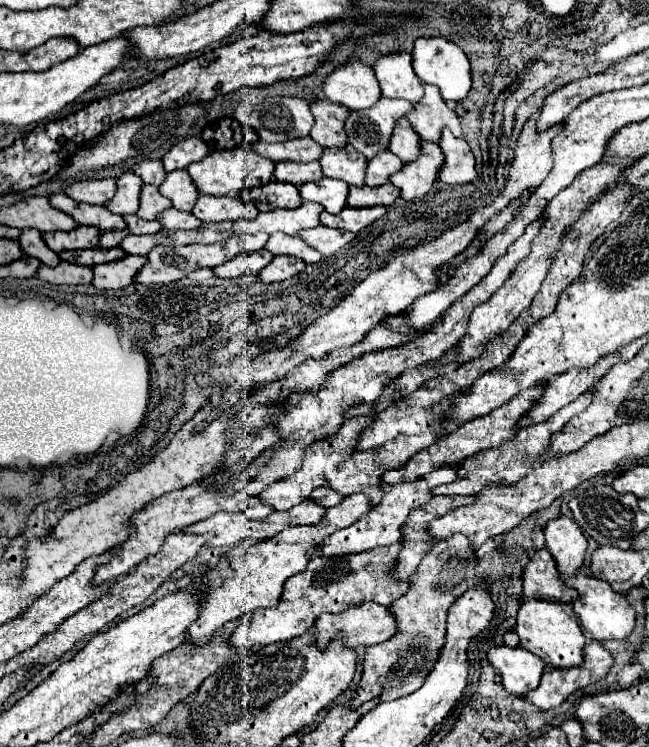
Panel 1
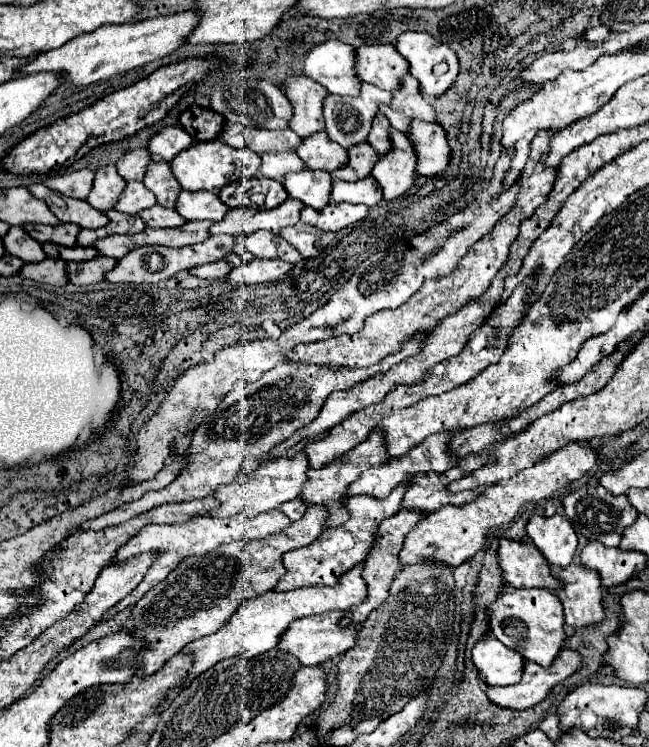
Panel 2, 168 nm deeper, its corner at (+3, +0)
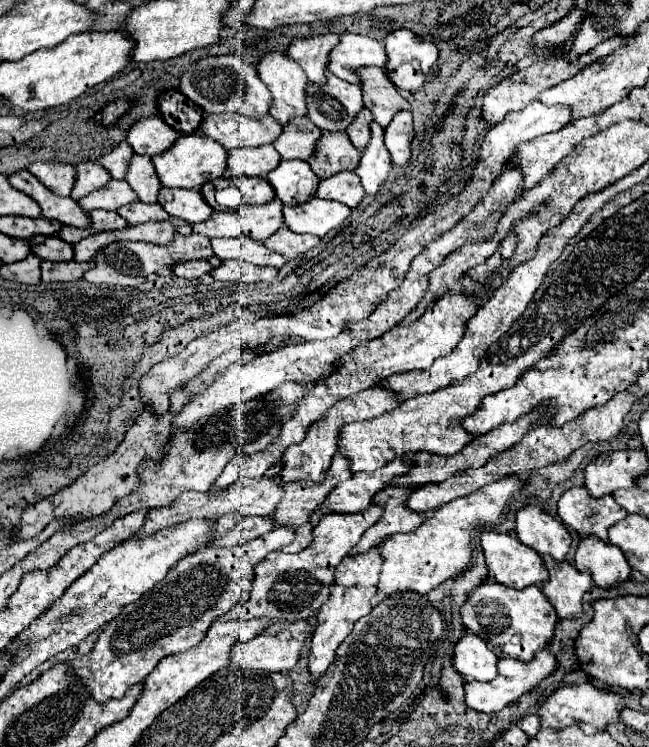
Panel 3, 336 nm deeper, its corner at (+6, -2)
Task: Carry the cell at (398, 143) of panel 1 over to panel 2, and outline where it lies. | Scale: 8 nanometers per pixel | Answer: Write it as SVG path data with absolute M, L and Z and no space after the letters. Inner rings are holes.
M378 112L378 114L374 116L374 126L372 126L366 142L368 142L380 156L386 154L386 152L392 148L392 146L390 146L390 136L388 136L388 132L390 132L388 120L386 120L384 114Z

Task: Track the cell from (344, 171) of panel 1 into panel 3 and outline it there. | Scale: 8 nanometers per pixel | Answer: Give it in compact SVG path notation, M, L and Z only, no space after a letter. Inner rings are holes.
M309 118L291 120L291 124L283 126L283 136L273 144L283 160L309 160L317 154L317 144L321 138L321 130L311 124Z

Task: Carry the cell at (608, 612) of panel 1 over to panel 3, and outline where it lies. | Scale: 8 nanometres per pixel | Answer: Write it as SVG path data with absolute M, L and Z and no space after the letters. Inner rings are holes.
M549 556L543 562L549 570L549 580L543 582L541 590L557 610L557 616L561 620L583 616L583 596L593 586L591 572L581 572L569 562L555 562Z

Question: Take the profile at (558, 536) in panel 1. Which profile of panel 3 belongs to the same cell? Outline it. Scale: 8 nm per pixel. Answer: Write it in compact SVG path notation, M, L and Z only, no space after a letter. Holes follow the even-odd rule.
M525 506L517 512L515 532L523 544L541 556L549 554L555 562L565 560L571 548L571 534L565 524L537 506Z

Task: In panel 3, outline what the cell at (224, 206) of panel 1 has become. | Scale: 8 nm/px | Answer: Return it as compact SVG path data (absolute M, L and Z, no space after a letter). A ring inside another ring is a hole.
M161 188L159 204L167 210L169 216L181 218L189 224L205 222L211 218L213 208L205 202L199 190L179 190L179 188Z

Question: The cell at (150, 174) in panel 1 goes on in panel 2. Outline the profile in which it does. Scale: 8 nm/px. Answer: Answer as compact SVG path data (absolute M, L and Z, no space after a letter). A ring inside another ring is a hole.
M136 148L136 150L126 152L126 156L116 162L116 170L124 180L142 180L148 162L150 162L148 150Z

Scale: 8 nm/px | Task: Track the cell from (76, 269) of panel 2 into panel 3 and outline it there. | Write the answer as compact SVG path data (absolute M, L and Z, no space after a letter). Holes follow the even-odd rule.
M43 262L43 282L71 282L81 280L87 270L95 268L95 262Z

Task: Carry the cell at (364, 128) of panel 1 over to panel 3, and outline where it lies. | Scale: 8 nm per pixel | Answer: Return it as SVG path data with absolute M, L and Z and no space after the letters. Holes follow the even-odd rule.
M327 72L325 86L307 86L307 116L321 130L347 130L347 126L363 110L361 94L363 90L359 84L349 84Z

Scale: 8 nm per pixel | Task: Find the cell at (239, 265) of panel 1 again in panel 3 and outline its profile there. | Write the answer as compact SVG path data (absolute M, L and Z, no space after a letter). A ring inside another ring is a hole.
M191 260L187 264L175 264L173 272L181 278L187 278L187 280L195 280L195 278L201 278L203 274L209 274L211 272L211 264L207 260Z

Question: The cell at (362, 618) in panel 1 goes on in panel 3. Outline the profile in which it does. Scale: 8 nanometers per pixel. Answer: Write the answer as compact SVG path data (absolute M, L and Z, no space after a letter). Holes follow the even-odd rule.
M297 620L297 622L273 622L261 636L235 644L231 652L231 664L239 668L251 668L251 670L269 670L269 672L289 672L297 666L301 658L301 650L307 642L307 636L311 636L311 624L309 620Z

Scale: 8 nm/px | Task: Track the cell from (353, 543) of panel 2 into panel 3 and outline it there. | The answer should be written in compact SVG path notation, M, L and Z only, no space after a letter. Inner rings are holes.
M371 506L365 512L355 514L339 514L331 512L319 520L315 526L315 540L309 548L289 554L289 552L271 552L259 568L255 568L253 590L247 602L231 608L221 620L251 620L251 618L267 618L267 620L299 620L307 616L315 616L323 602L329 598L329 588L335 582L337 564L351 552L351 548L359 542L361 534L383 516L383 506Z

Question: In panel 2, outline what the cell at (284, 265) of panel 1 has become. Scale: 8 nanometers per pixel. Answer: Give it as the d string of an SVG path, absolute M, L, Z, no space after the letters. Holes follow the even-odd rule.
M250 260L246 264L240 264L230 270L228 280L238 280L238 284L262 284L262 282L274 282L282 276L286 276L292 270L290 264L282 260Z

